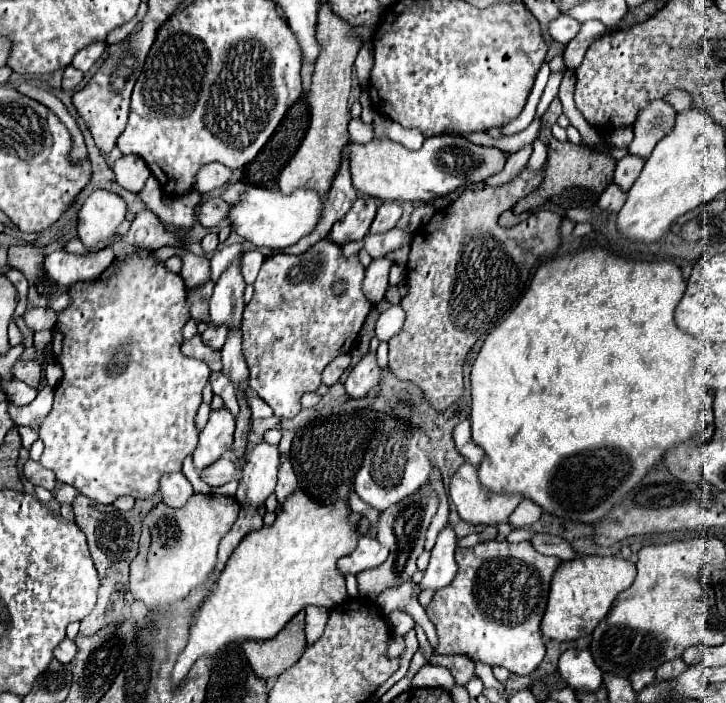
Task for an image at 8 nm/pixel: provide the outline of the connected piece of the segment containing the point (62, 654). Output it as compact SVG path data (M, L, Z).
M65 639L65 641L61 641L61 645L57 645L57 649L55 649L55 659L61 661L63 665L67 665L67 663L73 661L75 653L77 653L77 645L75 645L71 639Z

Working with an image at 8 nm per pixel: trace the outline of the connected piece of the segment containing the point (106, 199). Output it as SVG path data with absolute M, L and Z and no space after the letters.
M105 189L93 191L79 209L77 233L87 249L117 235L117 227L125 219L125 201Z

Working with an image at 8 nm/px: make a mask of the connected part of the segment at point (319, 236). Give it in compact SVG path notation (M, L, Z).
M345 147L343 159L341 159L341 167L339 167L339 171L337 171L337 175L335 175L335 179L333 179L333 185L331 185L331 189L329 189L329 193L327 193L325 211L323 211L321 221L317 223L315 231L313 231L311 235L303 237L299 243L295 243L295 245L291 245L291 247L287 247L287 249L281 249L281 253L300 255L303 251L307 251L309 247L313 247L317 241L323 241L323 239L329 235L333 223L339 221L339 219L351 209L353 201L357 199L357 189L353 187L351 177L349 177L349 163L347 163L347 157L349 157L349 149Z

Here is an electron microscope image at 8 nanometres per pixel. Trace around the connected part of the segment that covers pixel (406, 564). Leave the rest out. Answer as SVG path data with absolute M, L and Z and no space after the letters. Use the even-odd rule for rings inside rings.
M423 485L421 493L415 493L413 497L407 497L405 501L393 505L393 509L389 509L389 513L379 515L379 537L377 539L381 539L385 543L385 547L391 549L391 553L389 553L389 557L383 565L357 575L361 597L367 597L367 599L375 601L379 597L379 593L383 593L385 589L411 581L411 577L419 571L415 561L425 551L425 547L423 547L425 531L427 531L435 511L437 511L437 497L435 497L435 493L431 493L429 485Z

